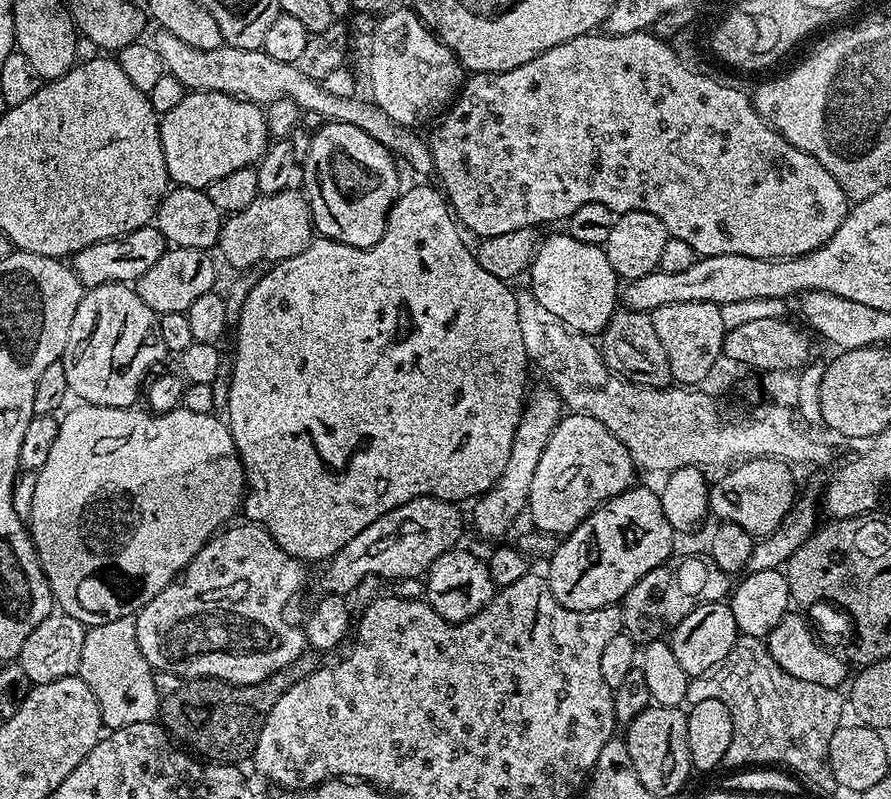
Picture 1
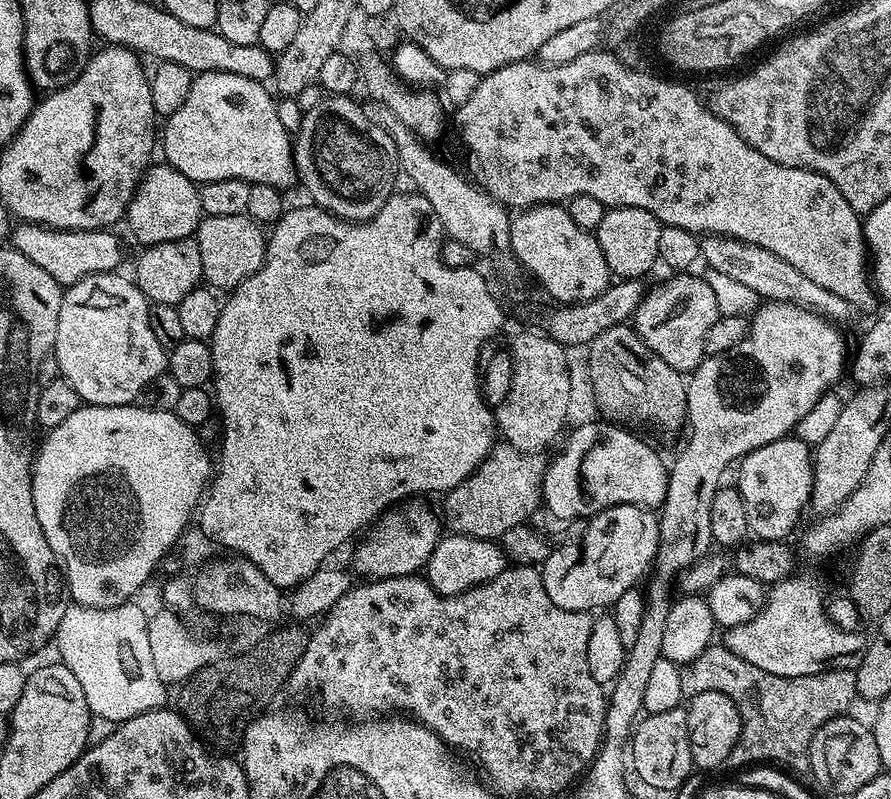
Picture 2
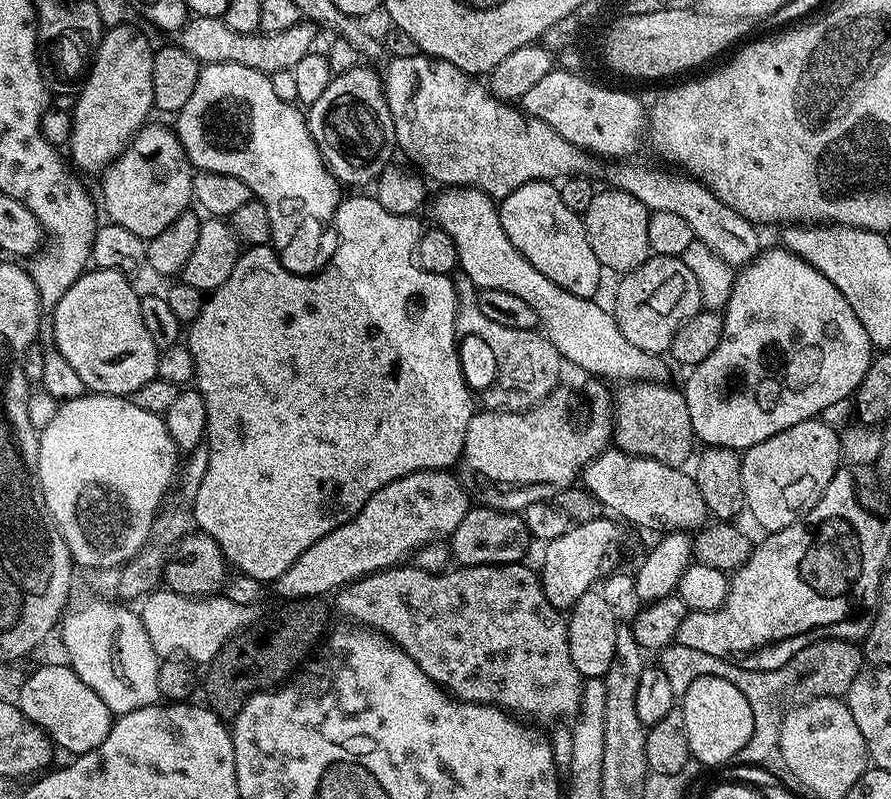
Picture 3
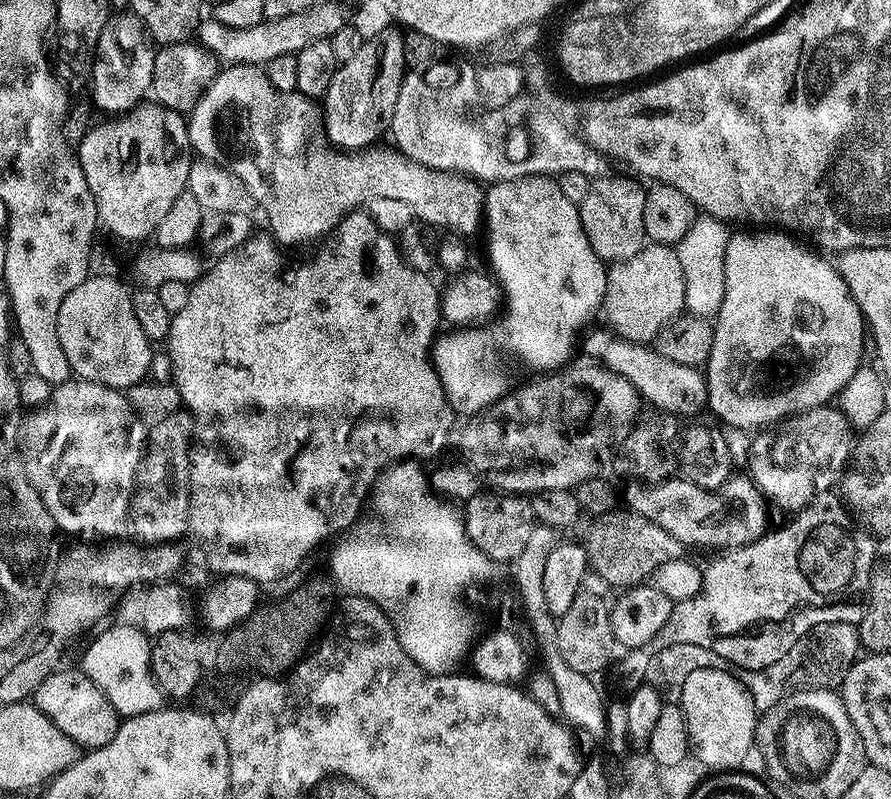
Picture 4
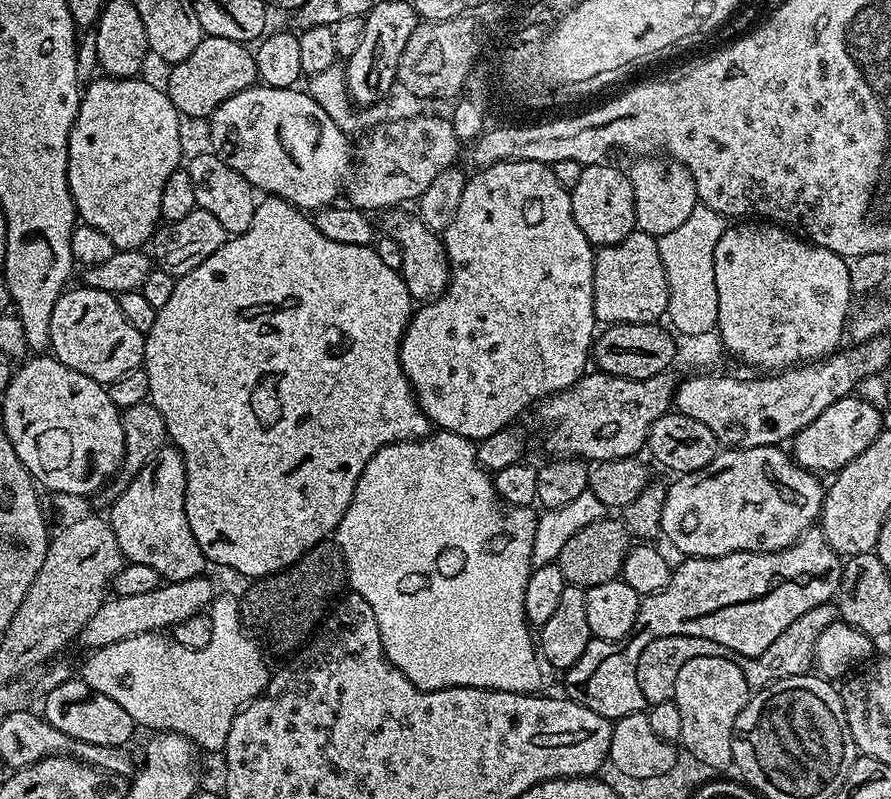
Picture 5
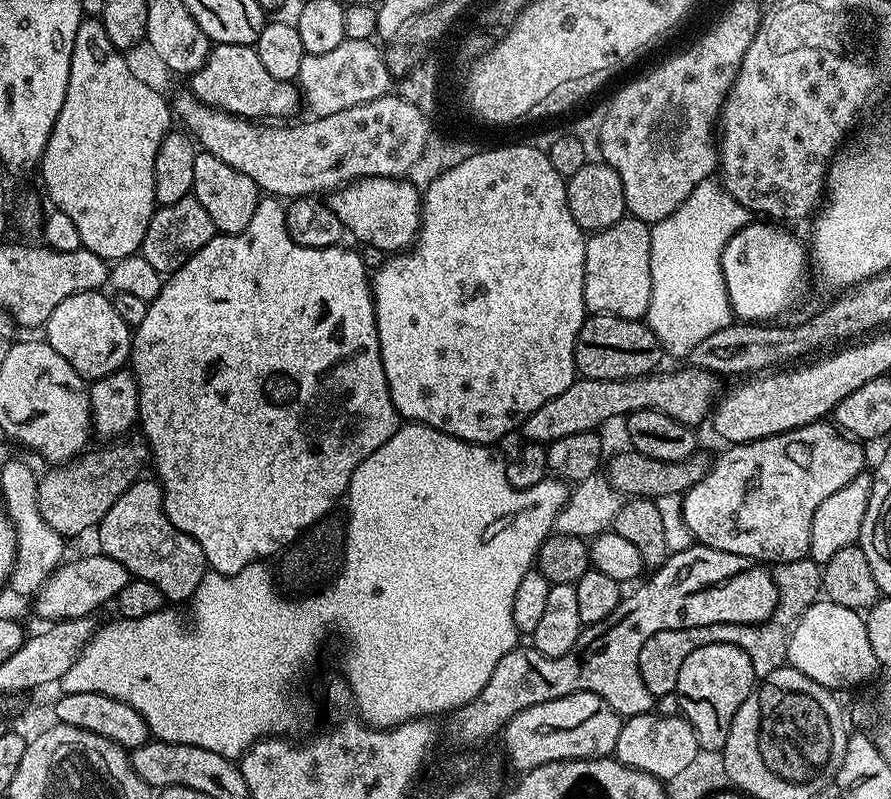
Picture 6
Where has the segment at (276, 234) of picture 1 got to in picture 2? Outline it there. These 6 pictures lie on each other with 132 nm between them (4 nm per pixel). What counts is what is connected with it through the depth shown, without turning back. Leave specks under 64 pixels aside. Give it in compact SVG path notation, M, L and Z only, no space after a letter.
M205 216L196 231L198 250L202 250L202 274L207 287L213 290L231 290L250 278L264 264L268 249L266 232L251 216L218 218Z

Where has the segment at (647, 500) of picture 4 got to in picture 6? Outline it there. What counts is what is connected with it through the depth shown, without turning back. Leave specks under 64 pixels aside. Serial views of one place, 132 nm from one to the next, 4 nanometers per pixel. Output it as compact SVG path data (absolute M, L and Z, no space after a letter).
M815 420L812 424L807 424L801 428L783 432L782 434L774 434L770 438L751 440L745 444L734 444L725 447L725 452L722 453L717 460L715 457L715 459L711 461L706 475L688 492L683 493L684 522L690 530L693 541L697 544L704 544L714 550L722 550L726 554L738 554L753 562L763 562L768 566L792 563L795 560L807 557L811 546L811 523L814 512L818 509L818 506L820 506L826 498L829 498L832 494L836 494L838 490L846 486L856 475L865 471L864 452L859 447L863 448L855 439L849 438L845 433L841 432L835 423L825 422L824 420Z

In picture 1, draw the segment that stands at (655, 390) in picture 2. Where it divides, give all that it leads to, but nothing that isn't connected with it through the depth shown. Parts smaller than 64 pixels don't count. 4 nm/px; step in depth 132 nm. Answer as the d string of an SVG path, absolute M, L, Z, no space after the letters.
M621 307L604 327L598 347L609 370L632 384L667 388L673 383L670 358L666 358L666 349L662 347L662 341L654 330L654 322L647 312Z

